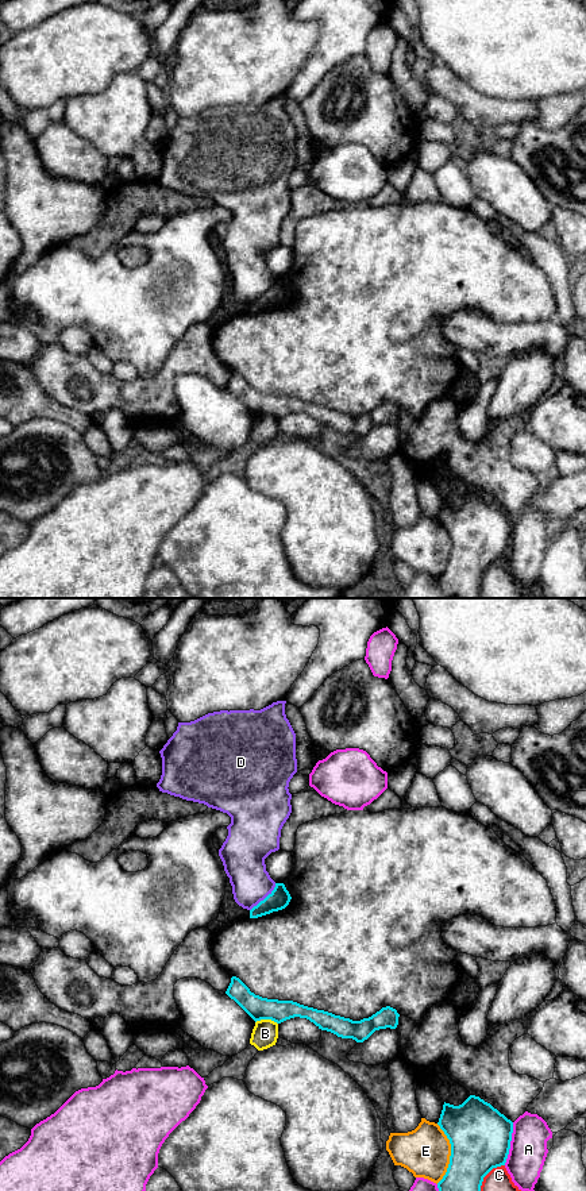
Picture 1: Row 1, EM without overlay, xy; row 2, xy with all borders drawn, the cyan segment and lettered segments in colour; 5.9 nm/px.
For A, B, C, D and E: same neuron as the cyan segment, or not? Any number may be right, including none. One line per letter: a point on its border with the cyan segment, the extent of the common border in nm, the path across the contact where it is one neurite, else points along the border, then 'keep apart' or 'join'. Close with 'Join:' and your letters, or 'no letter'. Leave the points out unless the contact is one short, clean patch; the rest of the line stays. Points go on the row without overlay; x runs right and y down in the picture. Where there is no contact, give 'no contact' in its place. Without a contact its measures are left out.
A: xy (509, 539) | 260 nm | keep apart
B: xy (266, 413) | 140 nm | keep apart
C: xy (482, 575) | 280 nm | keep apart
D: xy (265, 293) | 220 nm | along xy (276, 278), (250, 305) | keep apart
E: xy (451, 548) | 360 nm | keep apart
Join: no letter

